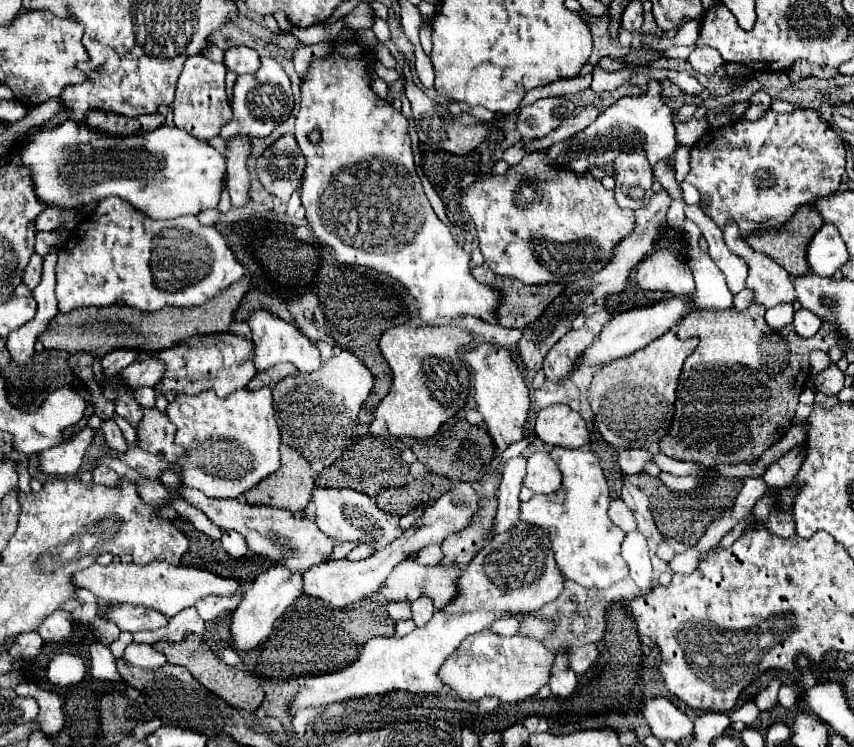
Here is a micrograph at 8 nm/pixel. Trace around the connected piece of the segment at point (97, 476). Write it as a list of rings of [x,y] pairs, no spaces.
[[[98,465],[98,467],[92,471],[92,475],[94,475],[94,483],[102,483],[102,485],[110,485],[110,487],[118,485],[118,481],[120,481],[118,473],[112,471],[112,469],[106,467],[106,465]]]

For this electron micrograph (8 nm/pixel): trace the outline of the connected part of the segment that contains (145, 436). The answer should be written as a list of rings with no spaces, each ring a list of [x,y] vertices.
[[[156,407],[144,409],[144,417],[136,425],[136,433],[138,447],[162,457],[164,461],[176,461],[184,455],[184,449],[174,443],[176,427],[170,423],[168,415]]]

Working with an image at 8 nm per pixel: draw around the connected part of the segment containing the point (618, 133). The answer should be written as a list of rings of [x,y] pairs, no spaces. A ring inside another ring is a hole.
[[[638,95],[638,97],[620,97],[612,107],[608,107],[586,131],[578,133],[564,143],[552,145],[548,149],[550,163],[566,165],[578,173],[588,171],[590,165],[606,165],[612,163],[620,149],[640,147],[646,151],[650,165],[656,165],[660,159],[670,157],[676,151],[674,125],[672,125],[672,109],[666,107],[660,95]],[[594,149],[594,153],[590,153]]]

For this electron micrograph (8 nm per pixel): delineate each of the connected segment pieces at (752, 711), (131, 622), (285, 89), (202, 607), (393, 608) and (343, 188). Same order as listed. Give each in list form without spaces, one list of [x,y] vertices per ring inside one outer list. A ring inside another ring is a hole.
[[[748,701],[748,703],[744,703],[742,707],[738,707],[738,709],[730,711],[730,721],[732,721],[732,723],[742,721],[742,723],[750,725],[750,723],[758,717],[758,713],[760,713],[760,711],[758,711],[756,703],[754,703],[754,701]]]
[[[112,605],[106,613],[106,617],[110,621],[114,621],[120,631],[152,631],[152,629],[160,629],[168,625],[168,617],[154,611],[154,609],[146,609],[142,605],[132,607],[132,605]]]
[[[262,57],[262,65],[256,73],[238,75],[232,97],[234,119],[230,121],[234,123],[234,133],[246,133],[250,137],[266,137],[290,117],[292,109],[294,109],[294,97],[290,89],[290,79],[278,61]]]
[[[238,589],[234,595],[230,597],[220,597],[220,595],[210,595],[202,601],[198,601],[196,609],[200,613],[200,617],[204,621],[222,621],[228,617],[230,611],[234,611],[238,607],[242,599],[242,589]]]
[[[386,602],[385,607],[394,621],[411,619],[411,608],[405,602]]]
[[[355,34],[341,44],[333,44],[333,47],[332,55],[328,55],[324,60],[315,61],[306,79],[302,81],[302,103],[296,115],[296,141],[302,149],[302,155],[306,157],[306,167],[302,175],[302,185],[298,190],[301,207],[293,216],[289,216],[290,223],[308,225],[316,243],[334,249],[338,265],[342,263],[370,267],[398,281],[406,289],[406,293],[416,301],[420,319],[426,325],[434,325],[438,319],[444,317],[464,315],[474,315],[478,319],[492,321],[496,305],[500,301],[500,293],[486,285],[480,285],[470,275],[470,253],[458,247],[450,229],[432,213],[432,207],[424,195],[422,183],[414,169],[414,155],[408,139],[408,119],[400,111],[394,111],[394,107],[388,101],[372,93],[370,77],[366,71],[366,51],[360,42],[357,42]],[[314,127],[320,127],[324,133],[318,145],[310,145],[306,139],[310,129]],[[342,203],[350,203],[350,213],[342,207]],[[334,214],[336,221],[331,221],[330,215]],[[378,215],[382,215],[386,223],[378,223],[372,229],[366,229],[366,219],[352,219]]]

